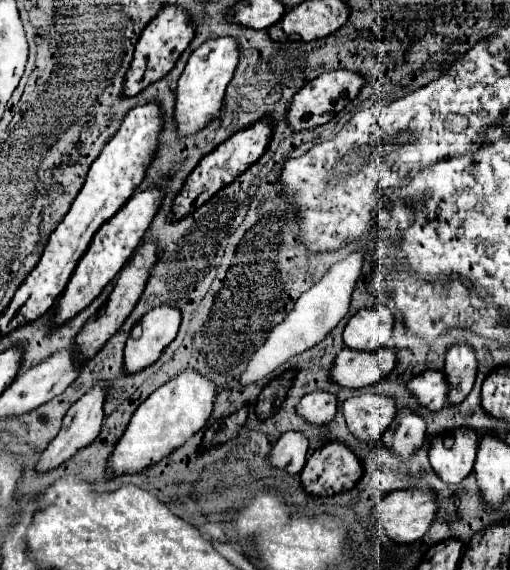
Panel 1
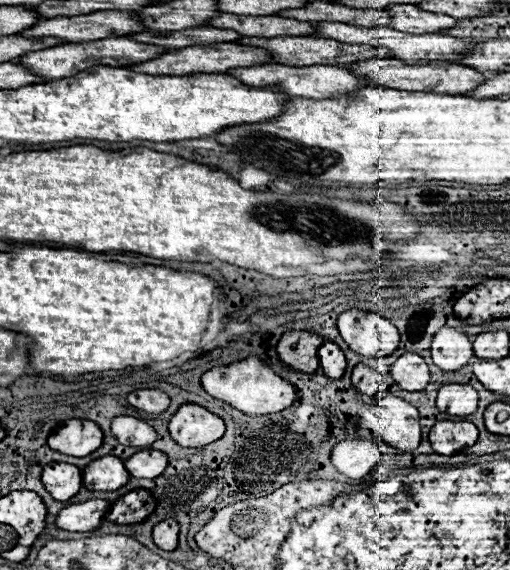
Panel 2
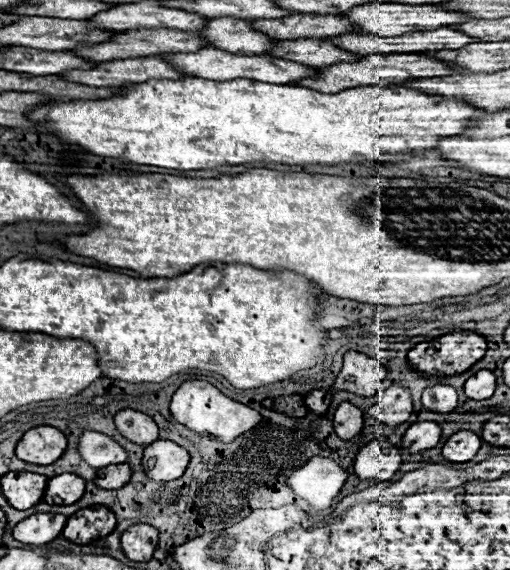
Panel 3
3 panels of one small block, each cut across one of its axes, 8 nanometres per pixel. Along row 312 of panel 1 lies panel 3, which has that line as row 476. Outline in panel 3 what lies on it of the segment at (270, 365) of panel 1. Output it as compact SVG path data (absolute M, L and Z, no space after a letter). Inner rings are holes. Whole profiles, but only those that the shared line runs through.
M316 456L308 460L308 464L292 472L292 478L288 478L286 484L294 490L296 496L306 500L312 510L320 512L330 508L332 500L344 486L346 476L348 474L334 460Z

